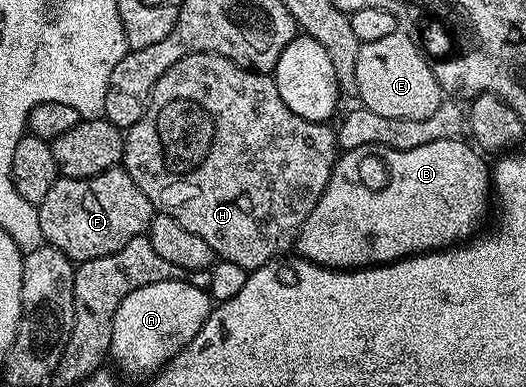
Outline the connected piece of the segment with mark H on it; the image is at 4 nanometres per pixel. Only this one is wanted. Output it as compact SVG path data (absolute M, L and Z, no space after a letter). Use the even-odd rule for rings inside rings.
M188 53L177 63L173 63L173 67L169 67L165 71L165 75L161 75L161 79L157 79L157 83L151 89L151 96L147 98L147 104L143 106L141 119L137 119L137 123L133 123L133 127L129 127L125 131L121 165L127 170L133 183L137 183L137 187L141 187L141 191L145 191L145 195L158 212L167 213L173 219L177 219L177 223L181 223L181 227L185 227L185 231L201 235L201 239L205 239L205 243L209 243L209 247L213 247L216 258L229 263L237 263L237 267L250 271L276 260L290 250L287 249L290 245L292 248L296 244L299 229L305 223L309 211L313 211L313 207L317 207L317 199L321 199L321 195L329 183L331 168L335 165L336 160L336 130L330 124L322 121L310 121L301 119L301 115L293 115L293 111L289 111L289 107L285 107L285 103L277 91L274 76L256 73L253 69L245 69L230 61L228 57L222 57L220 53Z

